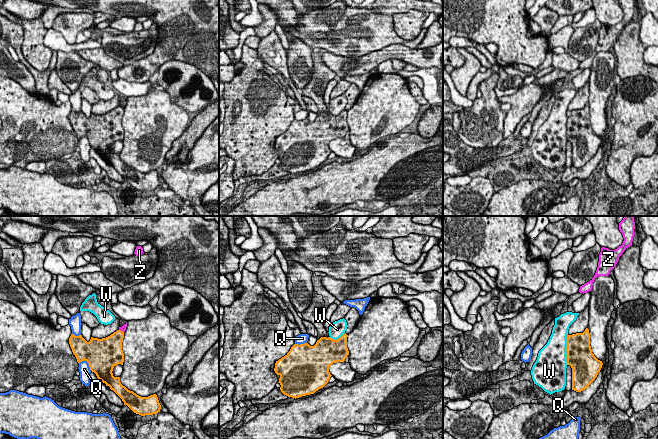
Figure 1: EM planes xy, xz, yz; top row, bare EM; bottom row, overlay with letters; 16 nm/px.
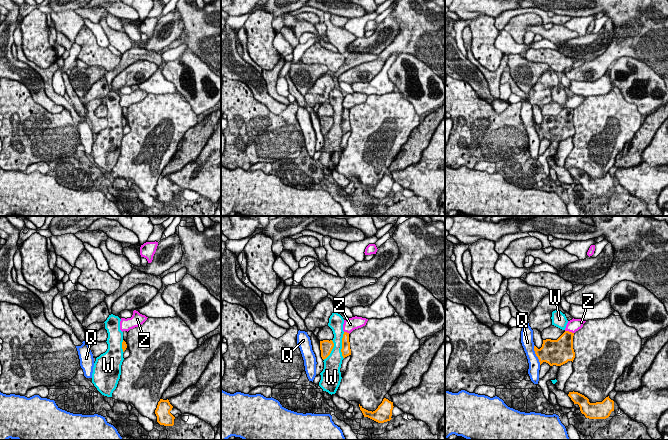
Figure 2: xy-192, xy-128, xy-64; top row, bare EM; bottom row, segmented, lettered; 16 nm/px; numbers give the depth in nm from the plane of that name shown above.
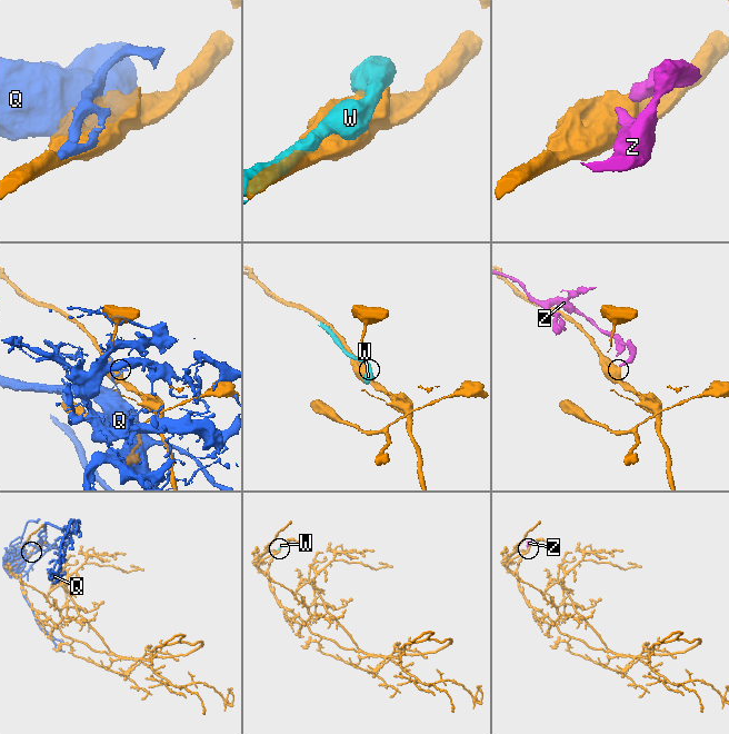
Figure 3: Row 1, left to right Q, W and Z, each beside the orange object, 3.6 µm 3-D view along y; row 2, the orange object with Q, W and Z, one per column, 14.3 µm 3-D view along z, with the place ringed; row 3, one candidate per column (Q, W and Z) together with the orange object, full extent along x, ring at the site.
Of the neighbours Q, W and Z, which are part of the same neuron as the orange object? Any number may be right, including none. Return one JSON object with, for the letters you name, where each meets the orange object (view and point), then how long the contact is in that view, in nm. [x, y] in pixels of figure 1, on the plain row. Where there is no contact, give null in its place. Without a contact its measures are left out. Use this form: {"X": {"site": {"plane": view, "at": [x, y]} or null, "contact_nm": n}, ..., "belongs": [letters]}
{"belongs": []}

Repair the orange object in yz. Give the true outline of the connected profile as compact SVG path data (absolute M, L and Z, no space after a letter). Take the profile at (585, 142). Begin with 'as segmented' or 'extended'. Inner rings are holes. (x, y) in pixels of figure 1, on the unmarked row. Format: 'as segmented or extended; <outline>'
as segmented; M586 104L583 109L576 109L572 111L567 110L566 115L567 140L572 144L572 166L581 168L588 164L588 162L595 156L602 144L603 139L592 129L588 104Z

